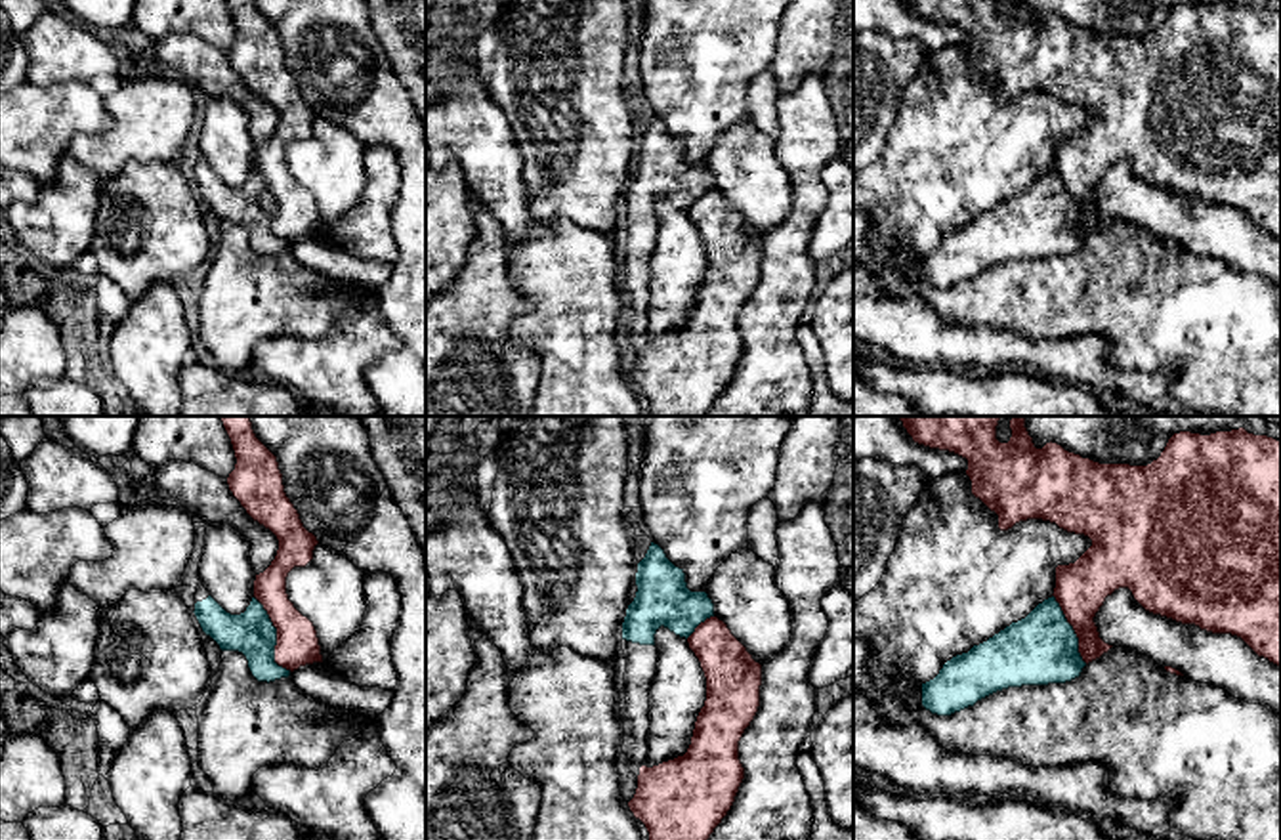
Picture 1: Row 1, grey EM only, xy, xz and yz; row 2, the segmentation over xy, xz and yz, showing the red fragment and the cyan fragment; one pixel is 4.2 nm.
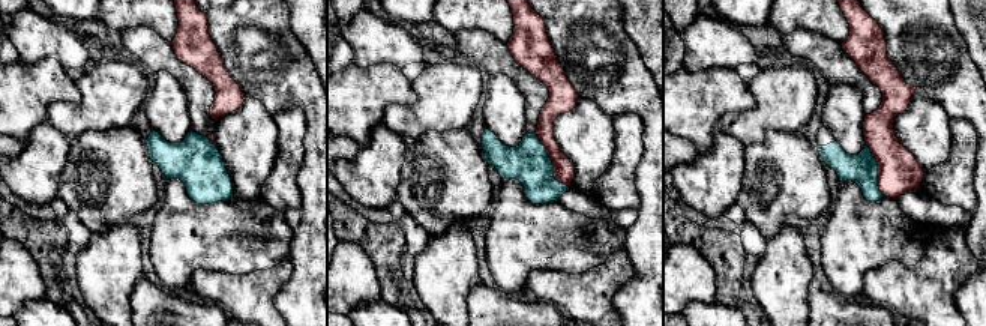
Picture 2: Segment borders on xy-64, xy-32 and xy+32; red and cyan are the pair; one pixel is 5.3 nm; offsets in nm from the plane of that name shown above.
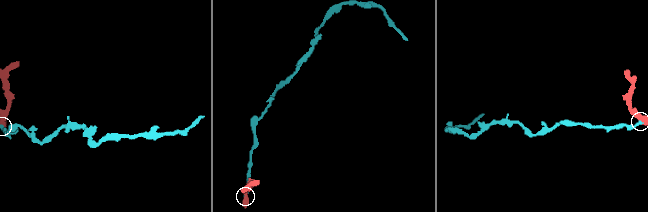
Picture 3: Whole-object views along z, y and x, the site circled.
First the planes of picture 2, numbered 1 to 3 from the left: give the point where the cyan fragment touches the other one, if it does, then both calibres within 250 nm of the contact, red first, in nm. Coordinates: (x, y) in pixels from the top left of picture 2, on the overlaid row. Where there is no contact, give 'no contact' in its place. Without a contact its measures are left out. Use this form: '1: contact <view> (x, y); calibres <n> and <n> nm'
1: contact xy-64 (210, 140); calibres 40 and 260 nm
2: contact xy-32 (553, 162); calibres 110 and 220 nm
3: contact xy+32 (878, 170); calibres 220 and 160 nm

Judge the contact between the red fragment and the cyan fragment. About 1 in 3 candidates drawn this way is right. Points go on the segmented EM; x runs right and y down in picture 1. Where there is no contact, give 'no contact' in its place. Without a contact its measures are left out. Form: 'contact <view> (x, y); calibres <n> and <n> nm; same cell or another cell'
contact xy (277, 636); calibres 180 and 190 nm; another cell

